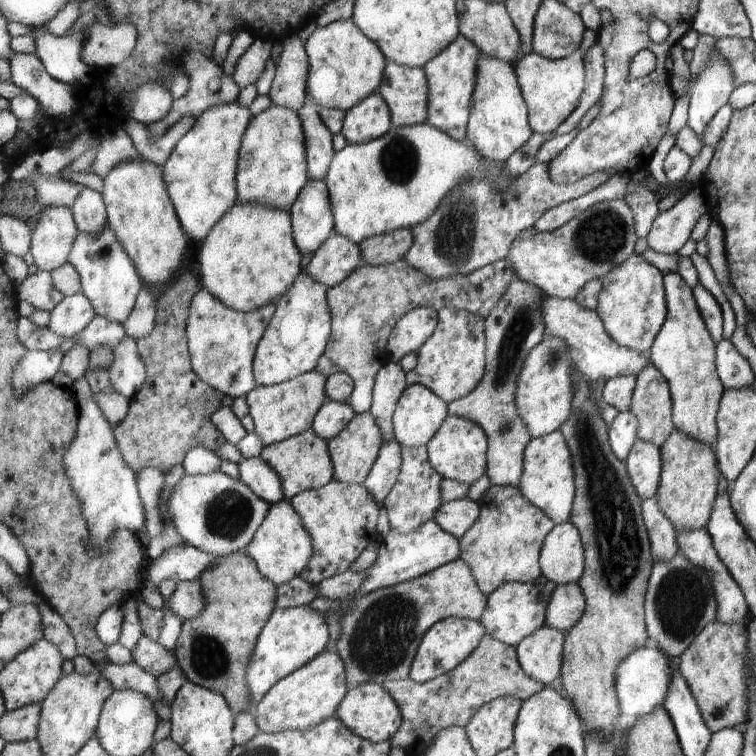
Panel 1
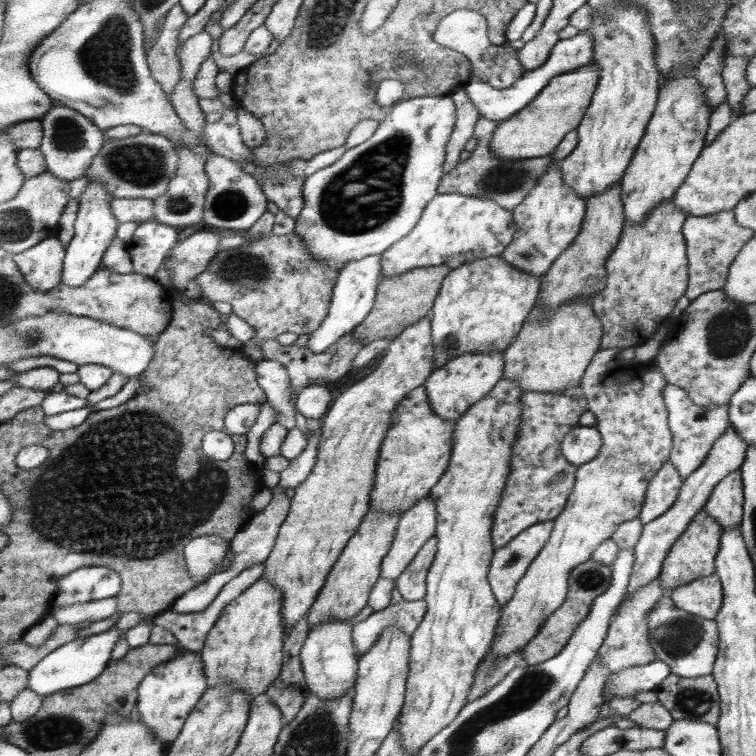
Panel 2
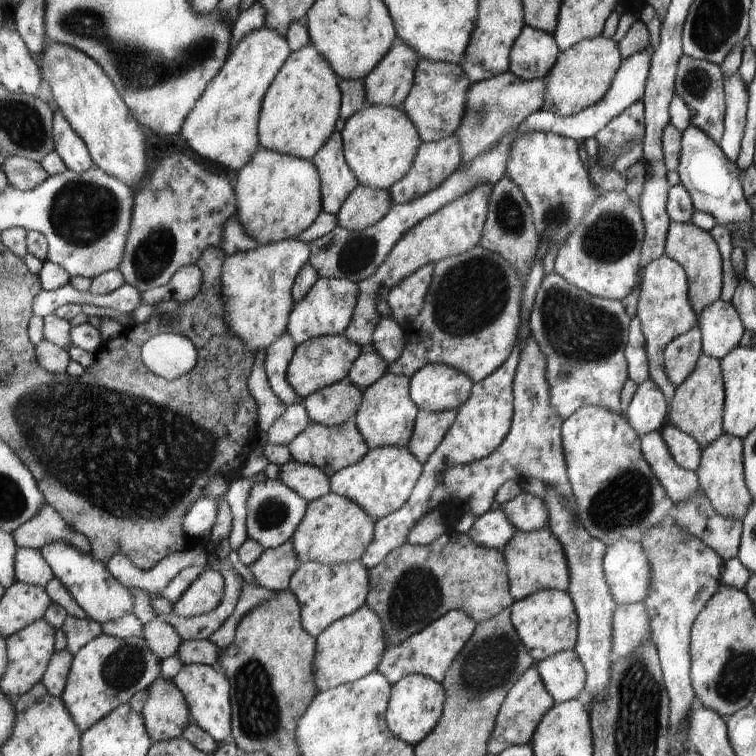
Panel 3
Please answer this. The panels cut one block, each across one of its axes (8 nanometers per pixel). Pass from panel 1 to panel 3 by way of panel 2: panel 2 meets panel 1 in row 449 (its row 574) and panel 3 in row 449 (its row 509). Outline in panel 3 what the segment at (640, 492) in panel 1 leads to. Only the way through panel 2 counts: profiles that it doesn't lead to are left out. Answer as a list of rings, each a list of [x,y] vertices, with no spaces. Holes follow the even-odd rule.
[[[667,424],[659,432],[673,461],[684,470],[695,473],[702,454],[699,444],[676,427]]]

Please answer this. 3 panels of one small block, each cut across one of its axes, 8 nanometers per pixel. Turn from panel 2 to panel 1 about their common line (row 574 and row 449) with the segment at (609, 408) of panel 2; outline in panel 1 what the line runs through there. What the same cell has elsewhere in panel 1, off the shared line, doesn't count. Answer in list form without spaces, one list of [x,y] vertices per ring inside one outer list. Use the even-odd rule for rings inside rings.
[[[561,429],[544,437],[533,439],[524,452],[524,473],[519,490],[537,508],[544,510],[556,525],[567,522],[572,517],[576,497],[575,471],[572,454]]]

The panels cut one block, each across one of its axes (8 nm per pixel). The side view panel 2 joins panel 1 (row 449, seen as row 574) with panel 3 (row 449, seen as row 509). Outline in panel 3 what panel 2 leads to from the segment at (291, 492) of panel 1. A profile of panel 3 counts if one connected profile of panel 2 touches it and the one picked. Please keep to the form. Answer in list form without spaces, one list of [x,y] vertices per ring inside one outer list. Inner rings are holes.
[[[354,420],[335,427],[313,423],[288,448],[296,462],[320,467],[330,478],[346,467],[358,464],[371,450]]]

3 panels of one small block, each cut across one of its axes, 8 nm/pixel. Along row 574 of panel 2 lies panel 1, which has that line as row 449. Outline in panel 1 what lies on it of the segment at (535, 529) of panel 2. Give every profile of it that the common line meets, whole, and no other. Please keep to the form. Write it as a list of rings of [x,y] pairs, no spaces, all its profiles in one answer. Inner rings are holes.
[[[518,271],[500,304],[486,318],[487,372],[471,394],[448,403],[448,413],[473,419],[488,434],[488,472],[493,485],[519,487],[524,473],[524,452],[533,440],[516,405],[517,379],[525,359],[545,339],[541,305],[546,293],[520,278]]]

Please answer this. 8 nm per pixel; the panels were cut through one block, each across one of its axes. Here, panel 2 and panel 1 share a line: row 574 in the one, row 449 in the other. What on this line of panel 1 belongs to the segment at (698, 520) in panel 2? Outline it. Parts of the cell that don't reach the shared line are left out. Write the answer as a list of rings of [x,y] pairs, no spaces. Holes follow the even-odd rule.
[[[673,429],[665,442],[658,448],[660,452],[660,475],[654,494],[661,514],[675,529],[705,529],[713,499],[716,497],[716,482],[719,475],[714,454],[708,446],[686,437]]]

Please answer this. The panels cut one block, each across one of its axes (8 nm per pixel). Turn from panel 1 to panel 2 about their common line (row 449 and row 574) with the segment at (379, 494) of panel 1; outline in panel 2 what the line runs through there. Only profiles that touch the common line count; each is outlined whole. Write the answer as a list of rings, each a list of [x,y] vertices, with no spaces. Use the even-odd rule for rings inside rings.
[[[431,496],[407,510],[397,528],[396,542],[382,563],[381,577],[397,580],[423,546],[436,536],[438,523],[437,504]]]

